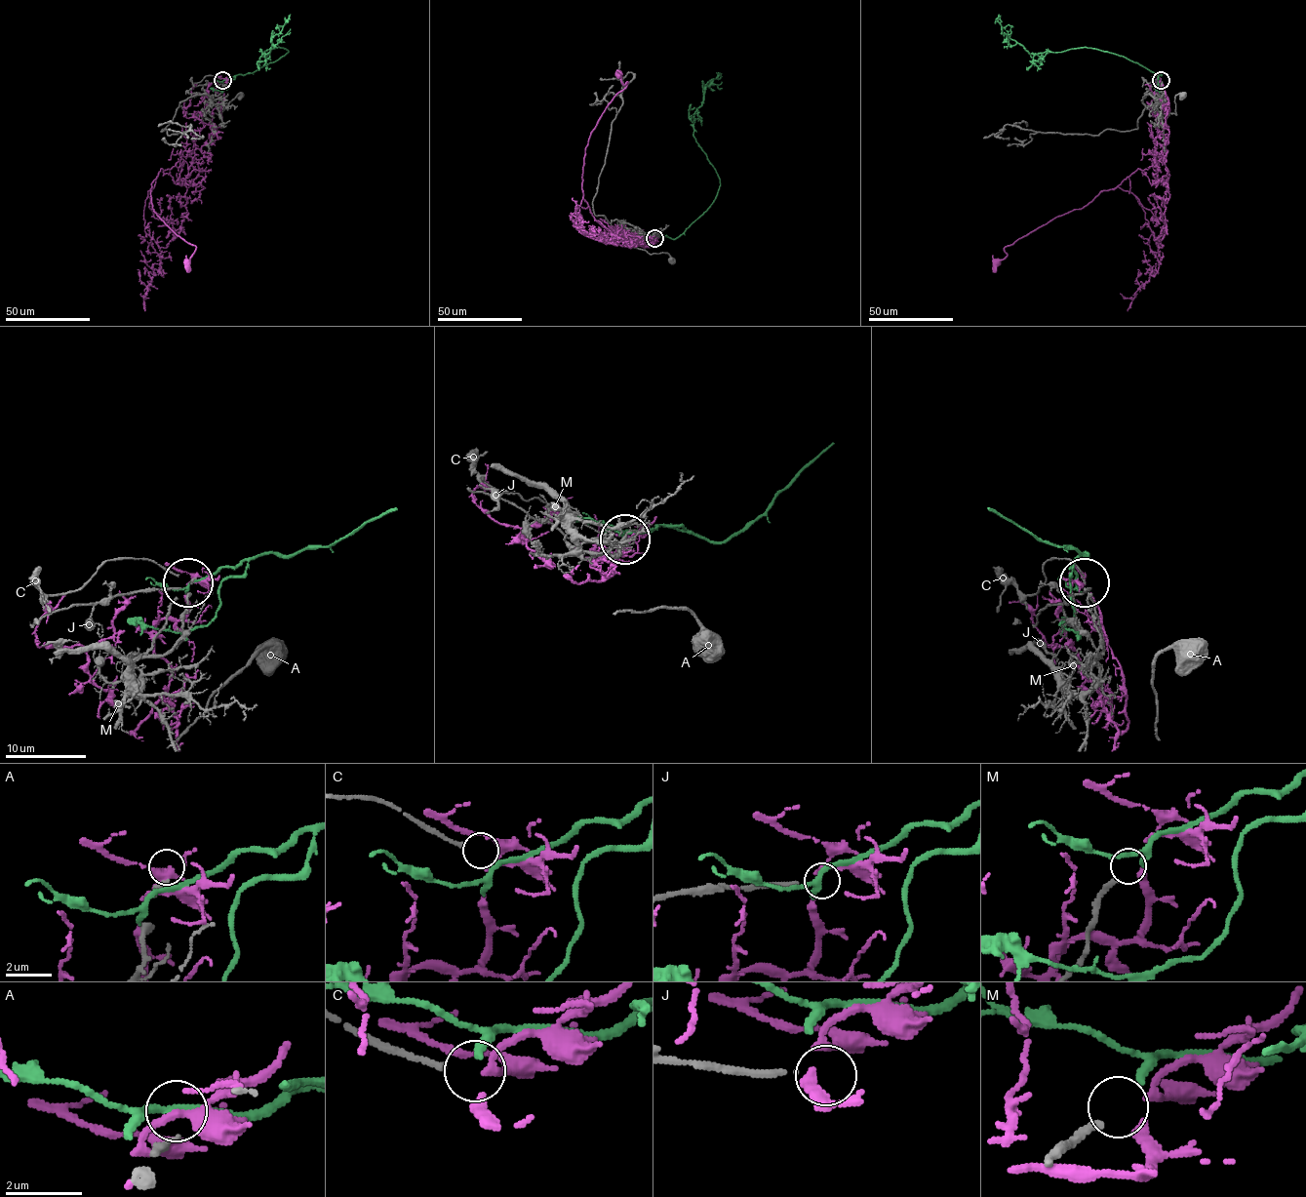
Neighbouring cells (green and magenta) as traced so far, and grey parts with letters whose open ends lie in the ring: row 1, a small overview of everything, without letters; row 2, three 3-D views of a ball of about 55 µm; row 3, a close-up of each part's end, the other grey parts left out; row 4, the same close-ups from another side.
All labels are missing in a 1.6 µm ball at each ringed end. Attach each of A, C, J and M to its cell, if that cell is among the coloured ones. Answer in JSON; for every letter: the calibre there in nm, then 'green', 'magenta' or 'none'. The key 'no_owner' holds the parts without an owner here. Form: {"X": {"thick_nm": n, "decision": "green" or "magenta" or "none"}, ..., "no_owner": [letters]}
{"A": {"thick_nm": 160, "decision": "none"}, "C": {"thick_nm": 140, "decision": "none"}, "J": {"thick_nm": 160, "decision": "none"}, "M": {"thick_nm": 200, "decision": "green"}, "no_owner": ["A", "C", "J"]}

